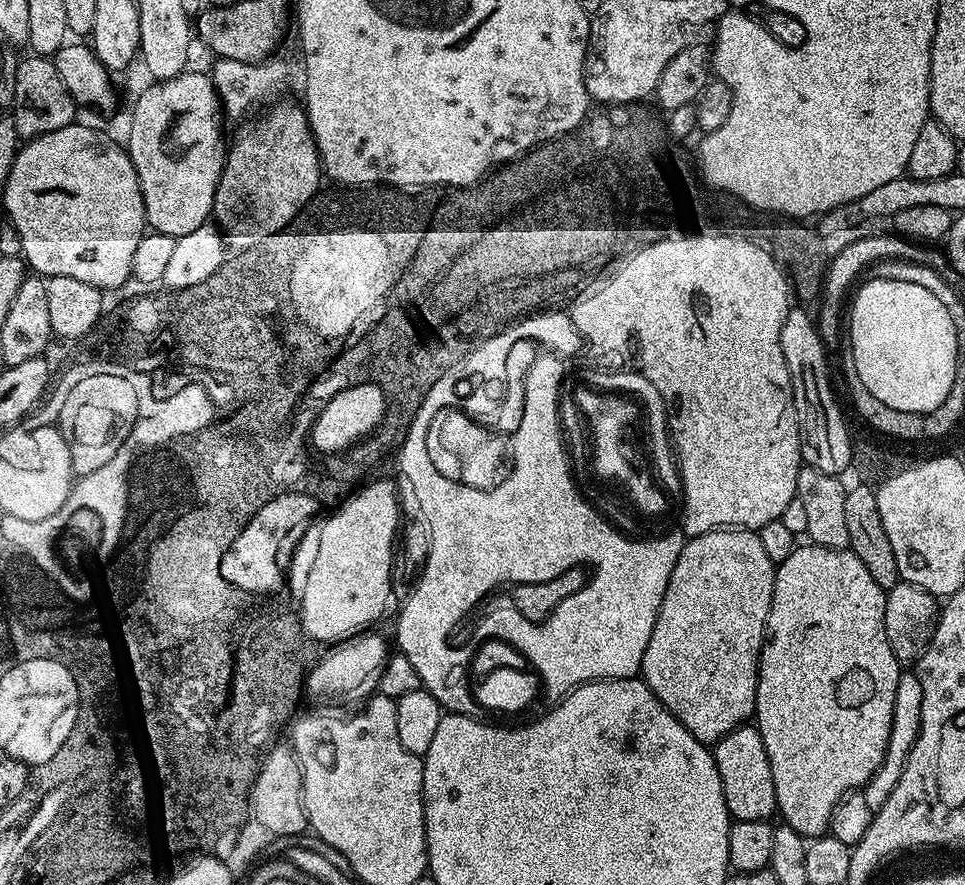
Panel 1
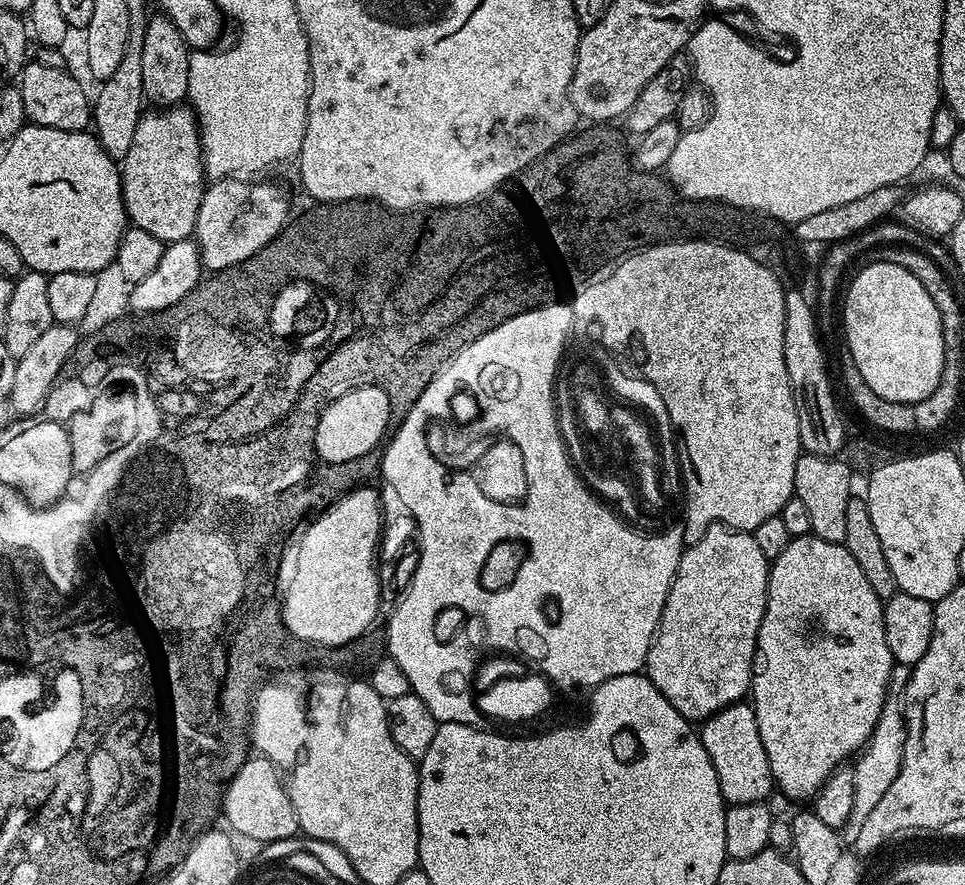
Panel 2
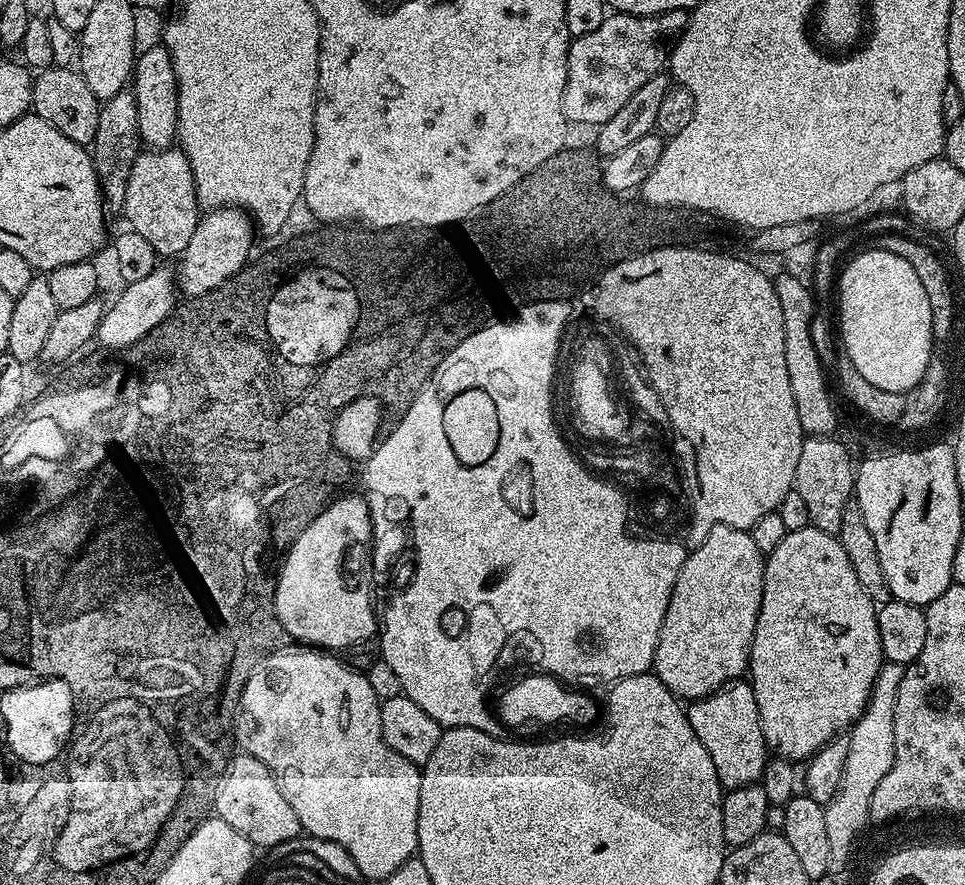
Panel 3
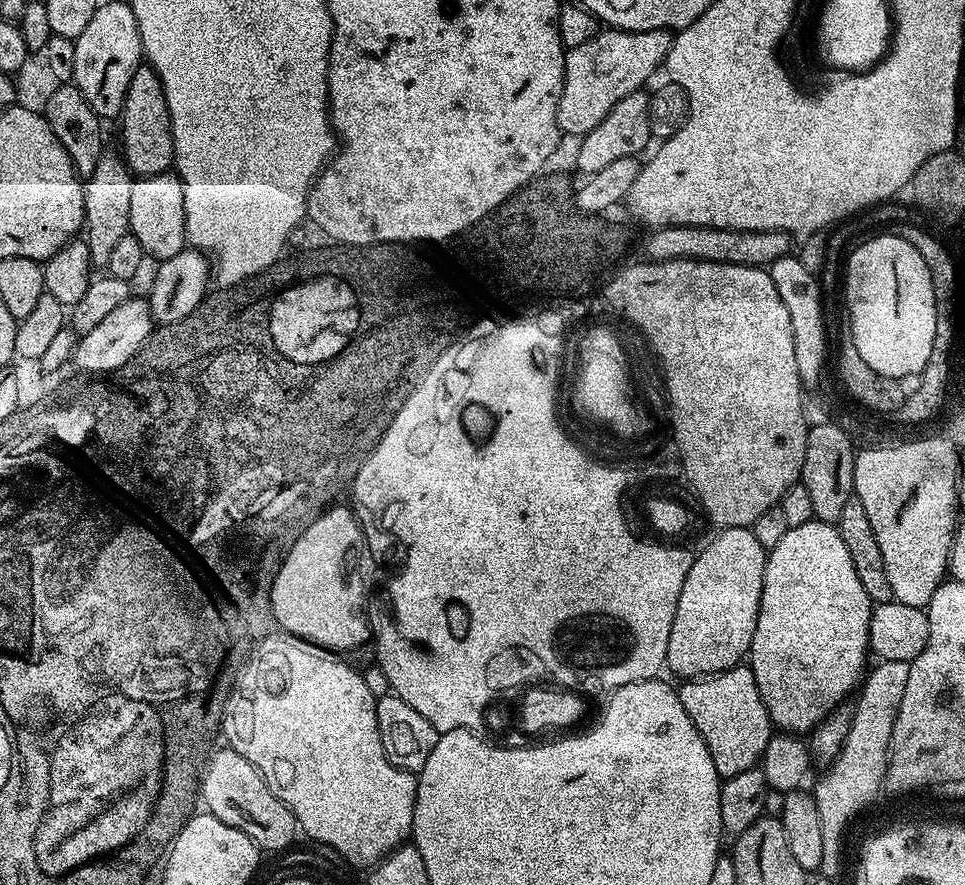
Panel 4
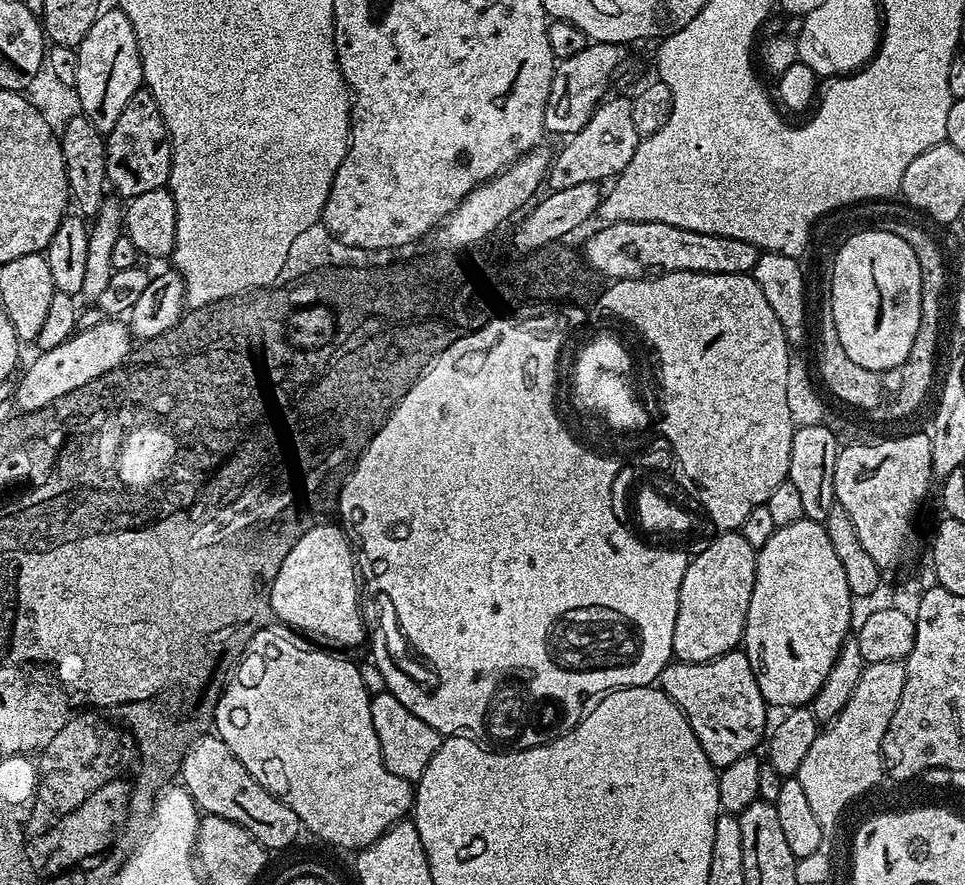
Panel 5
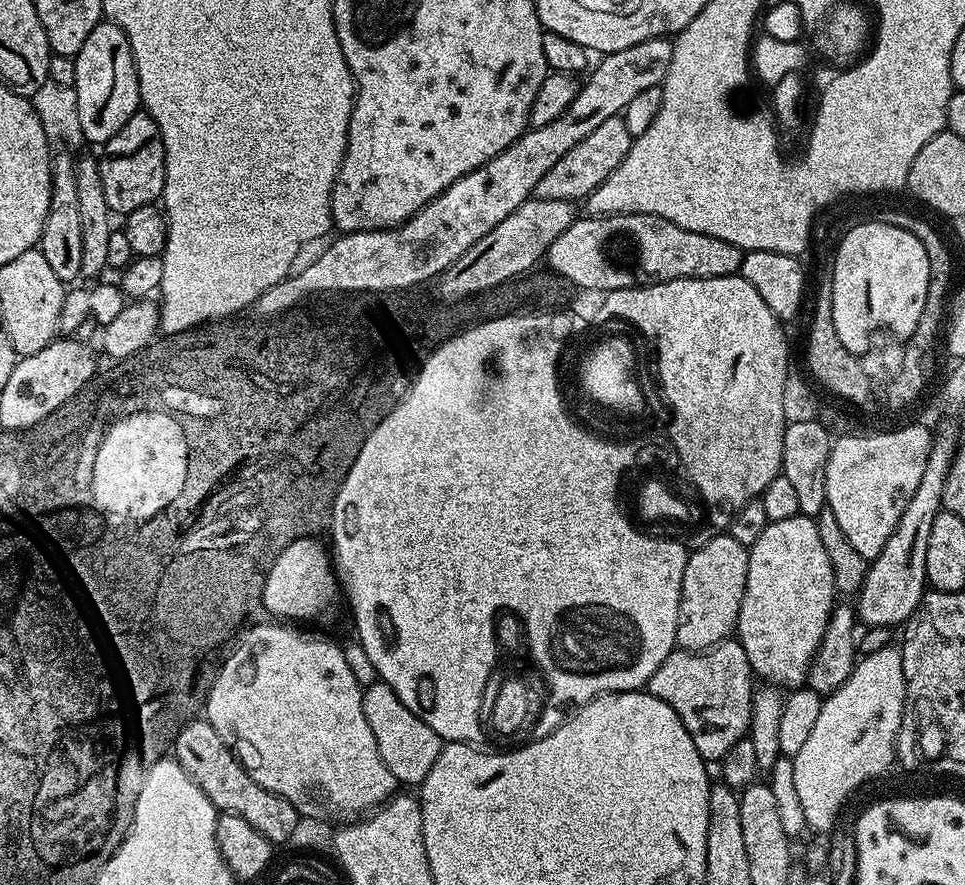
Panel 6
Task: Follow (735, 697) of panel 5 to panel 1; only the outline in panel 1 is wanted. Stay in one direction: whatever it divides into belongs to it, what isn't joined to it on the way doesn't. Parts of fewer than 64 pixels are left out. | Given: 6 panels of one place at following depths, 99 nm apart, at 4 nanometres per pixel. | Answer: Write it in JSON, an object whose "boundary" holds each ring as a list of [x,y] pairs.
{"boundary":[[[741,726],[716,741],[714,755],[718,774],[722,778],[722,794],[726,798],[728,815],[733,821],[771,821],[777,815],[774,774],[770,774],[770,758],[755,726]]]}

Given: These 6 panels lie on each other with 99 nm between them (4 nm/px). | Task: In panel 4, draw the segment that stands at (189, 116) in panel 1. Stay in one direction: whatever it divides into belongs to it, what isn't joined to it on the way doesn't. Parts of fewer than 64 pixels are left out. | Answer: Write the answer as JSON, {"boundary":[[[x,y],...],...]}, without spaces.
{"boundary":[[[171,171],[134,179],[129,216],[130,235],[138,238],[145,257],[152,259],[153,256],[153,261],[174,258],[174,254],[183,252],[186,247],[188,235],[184,221],[183,185],[179,176]]]}

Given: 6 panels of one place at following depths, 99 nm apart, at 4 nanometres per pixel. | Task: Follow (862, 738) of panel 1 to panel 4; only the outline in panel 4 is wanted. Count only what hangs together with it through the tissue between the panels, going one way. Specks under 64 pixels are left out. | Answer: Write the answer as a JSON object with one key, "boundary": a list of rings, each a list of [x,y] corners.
{"boundary":[[[814,518],[802,526],[788,527],[778,546],[767,549],[767,554],[750,667],[773,725],[781,733],[808,734],[827,712],[857,691],[866,672],[864,659],[870,656],[868,634],[874,605],[854,574],[850,550],[846,550],[835,524]]]}

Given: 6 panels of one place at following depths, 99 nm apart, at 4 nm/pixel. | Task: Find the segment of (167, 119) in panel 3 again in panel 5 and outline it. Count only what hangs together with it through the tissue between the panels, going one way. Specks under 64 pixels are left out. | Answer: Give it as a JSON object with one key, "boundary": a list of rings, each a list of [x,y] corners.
{"boundary":[[[141,90],[126,102],[118,122],[114,122],[114,130],[106,133],[106,174],[107,187],[125,201],[133,200],[138,194],[146,194],[146,190],[158,190],[168,183],[168,175],[172,169],[172,140],[168,137],[166,122],[162,118],[162,110],[158,110],[158,102],[147,90]]]}

